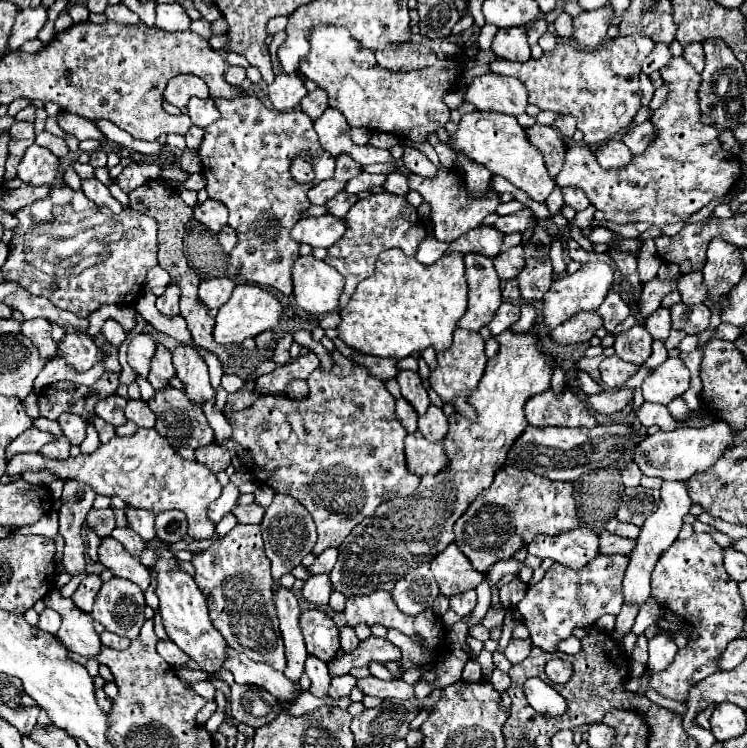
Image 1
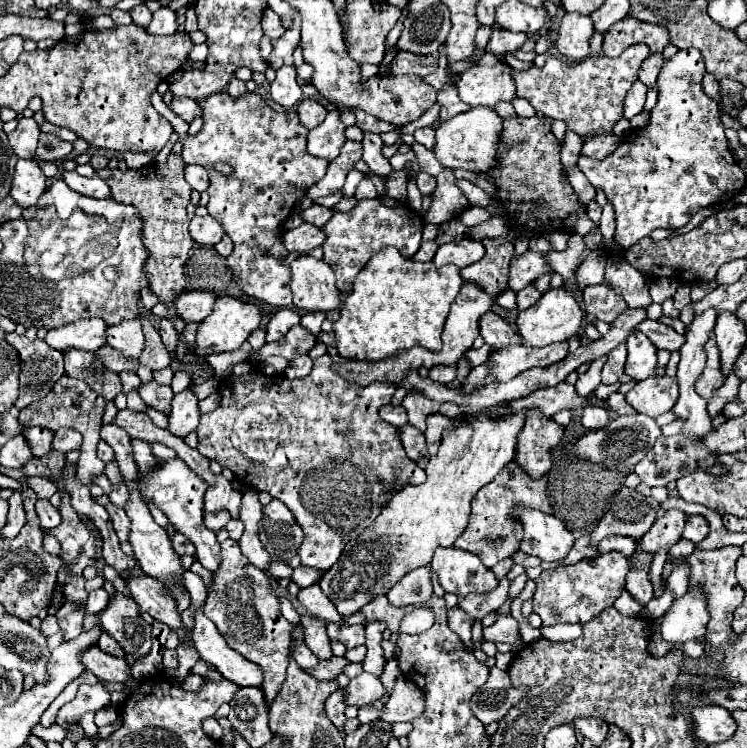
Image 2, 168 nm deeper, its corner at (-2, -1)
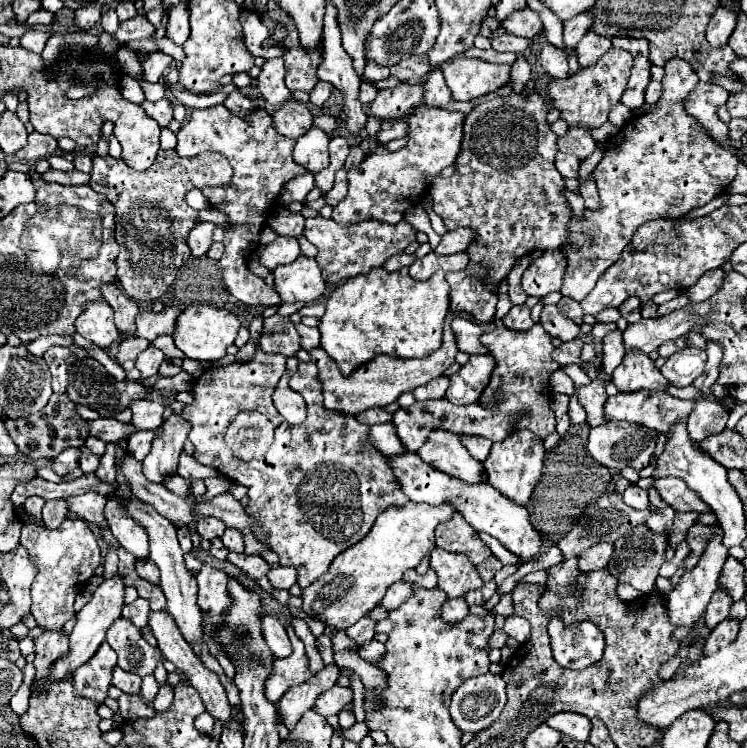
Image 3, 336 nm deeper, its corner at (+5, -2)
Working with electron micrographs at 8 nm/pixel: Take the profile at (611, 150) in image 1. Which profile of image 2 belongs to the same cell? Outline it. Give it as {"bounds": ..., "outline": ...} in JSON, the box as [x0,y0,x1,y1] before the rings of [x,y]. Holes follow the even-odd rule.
{"bounds":[581,133,621,159],"outline":[[[613,133],[609,135],[593,135],[589,139],[585,139],[581,155],[589,155],[593,159],[605,159],[607,155],[611,155],[611,151],[615,151],[619,147],[621,139]]]}

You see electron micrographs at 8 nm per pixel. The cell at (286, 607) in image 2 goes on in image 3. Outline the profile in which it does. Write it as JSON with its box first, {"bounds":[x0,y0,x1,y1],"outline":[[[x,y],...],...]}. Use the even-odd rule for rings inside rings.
{"bounds":[266,626,312,704],"outline":[[[290,626],[286,628],[286,632],[288,632],[288,638],[294,652],[284,660],[276,658],[274,660],[274,672],[270,672],[270,676],[266,678],[266,700],[274,702],[274,704],[282,698],[282,694],[286,694],[286,690],[312,678],[312,674],[308,670],[308,660],[306,660],[303,642]]]}

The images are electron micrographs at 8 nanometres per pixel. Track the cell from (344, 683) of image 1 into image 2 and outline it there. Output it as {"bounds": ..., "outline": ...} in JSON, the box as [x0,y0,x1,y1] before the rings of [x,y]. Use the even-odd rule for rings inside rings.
{"bounds":[325,687,345,727],"outline":[[[339,687],[327,701],[325,701],[325,711],[327,711],[327,717],[337,725],[337,727],[343,727],[345,725],[345,689]]]}

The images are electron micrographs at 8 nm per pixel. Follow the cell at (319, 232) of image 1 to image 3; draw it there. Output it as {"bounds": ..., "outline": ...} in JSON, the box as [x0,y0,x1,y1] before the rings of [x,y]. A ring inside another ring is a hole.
{"bounds":[258,236,300,270],"outline":[[[278,236],[268,246],[258,246],[258,260],[268,270],[274,270],[280,264],[290,264],[300,256],[300,246],[296,238]]]}

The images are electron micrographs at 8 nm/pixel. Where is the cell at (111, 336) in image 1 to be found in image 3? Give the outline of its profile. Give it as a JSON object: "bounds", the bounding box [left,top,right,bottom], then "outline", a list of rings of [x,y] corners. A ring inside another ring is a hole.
{"bounds":[26,336,72,358],"outline":[[[40,336],[36,338],[34,342],[30,342],[26,346],[26,350],[32,354],[32,356],[38,356],[42,358],[44,352],[50,348],[50,346],[70,346],[72,344],[72,338],[70,336]]]}

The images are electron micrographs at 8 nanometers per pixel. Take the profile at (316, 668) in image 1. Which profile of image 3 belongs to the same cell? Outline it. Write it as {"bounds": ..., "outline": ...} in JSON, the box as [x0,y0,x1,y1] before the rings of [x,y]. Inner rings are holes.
{"bounds":[262,614,292,658],"outline":[[[270,614],[262,616],[262,634],[264,634],[268,648],[274,652],[276,658],[286,658],[292,654],[292,644],[286,636],[284,626],[278,622],[278,618]]]}

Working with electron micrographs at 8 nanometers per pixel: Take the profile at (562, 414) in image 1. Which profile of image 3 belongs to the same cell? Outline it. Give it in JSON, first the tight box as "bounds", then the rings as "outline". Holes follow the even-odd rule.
{"bounds":[484,430,544,506],"outline":[[[529,430],[516,432],[512,436],[508,436],[506,440],[496,442],[492,446],[488,460],[484,462],[484,468],[486,468],[486,474],[488,474],[488,484],[492,488],[496,488],[498,492],[502,492],[502,496],[506,496],[508,500],[514,500],[514,504],[526,506],[530,496],[532,496],[534,486],[540,480],[542,460],[544,460],[542,442]]]}

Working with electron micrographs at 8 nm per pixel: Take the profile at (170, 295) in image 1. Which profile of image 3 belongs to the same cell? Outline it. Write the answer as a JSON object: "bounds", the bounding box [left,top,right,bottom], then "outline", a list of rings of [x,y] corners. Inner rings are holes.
{"bounds":[136,346,166,384],"outline":[[[150,346],[148,350],[144,350],[144,352],[136,358],[136,368],[140,370],[138,382],[142,384],[146,378],[154,376],[154,374],[158,372],[158,366],[160,366],[164,360],[166,360],[166,356],[164,356],[162,350],[158,350],[158,348],[154,348],[154,346]]]}

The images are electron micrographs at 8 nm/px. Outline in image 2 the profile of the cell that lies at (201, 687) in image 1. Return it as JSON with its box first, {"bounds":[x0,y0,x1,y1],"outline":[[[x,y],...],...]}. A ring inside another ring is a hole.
{"bounds":[181,673,205,691],"outline":[[[191,673],[191,675],[187,675],[187,677],[185,677],[185,681],[181,683],[181,687],[183,687],[185,691],[199,691],[199,689],[203,687],[203,683],[205,683],[205,679],[203,679],[201,675]]]}

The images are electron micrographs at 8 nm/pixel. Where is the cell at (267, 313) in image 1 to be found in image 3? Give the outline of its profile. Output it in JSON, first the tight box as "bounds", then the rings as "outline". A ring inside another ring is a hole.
{"bounds":[172,304,240,362],"outline":[[[194,304],[180,312],[172,338],[174,338],[176,348],[180,348],[188,358],[202,360],[202,362],[214,362],[226,356],[226,348],[234,344],[238,328],[240,328],[240,320],[232,312],[224,308]]]}

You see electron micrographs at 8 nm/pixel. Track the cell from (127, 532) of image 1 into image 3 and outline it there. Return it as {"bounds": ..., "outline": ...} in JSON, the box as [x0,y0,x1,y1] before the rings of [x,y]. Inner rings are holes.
{"bounds":[66,492,106,528],"outline":[[[86,492],[80,496],[68,496],[66,502],[68,502],[68,510],[74,516],[78,516],[80,520],[106,528],[106,520],[104,520],[106,498],[104,496],[100,496],[96,492]]]}

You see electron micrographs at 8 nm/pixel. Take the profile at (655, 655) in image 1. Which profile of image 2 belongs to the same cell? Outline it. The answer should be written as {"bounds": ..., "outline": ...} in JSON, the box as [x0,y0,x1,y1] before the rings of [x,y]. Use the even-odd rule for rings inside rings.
{"bounds":[661,589,709,647],"outline":[[[689,589],[687,595],[675,601],[667,615],[663,615],[661,635],[663,641],[673,647],[705,635],[709,613],[705,609],[705,595],[697,589]]]}

